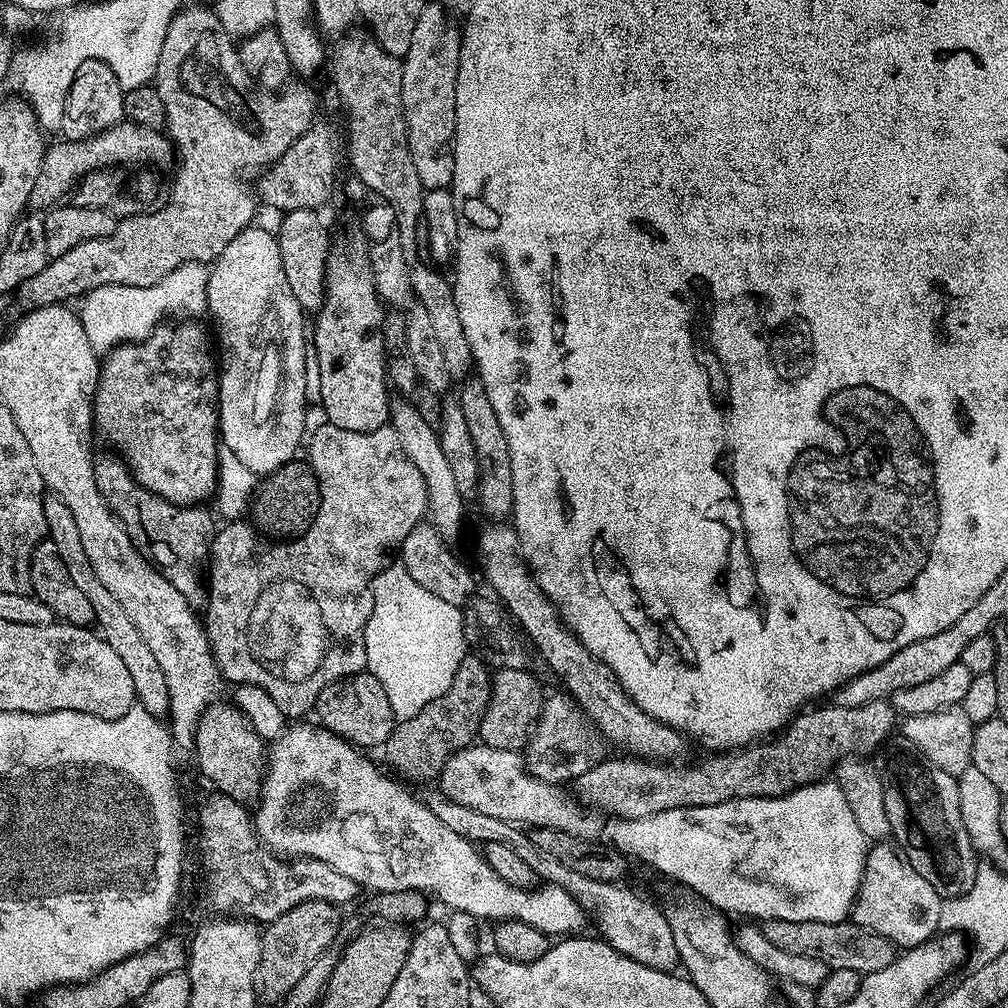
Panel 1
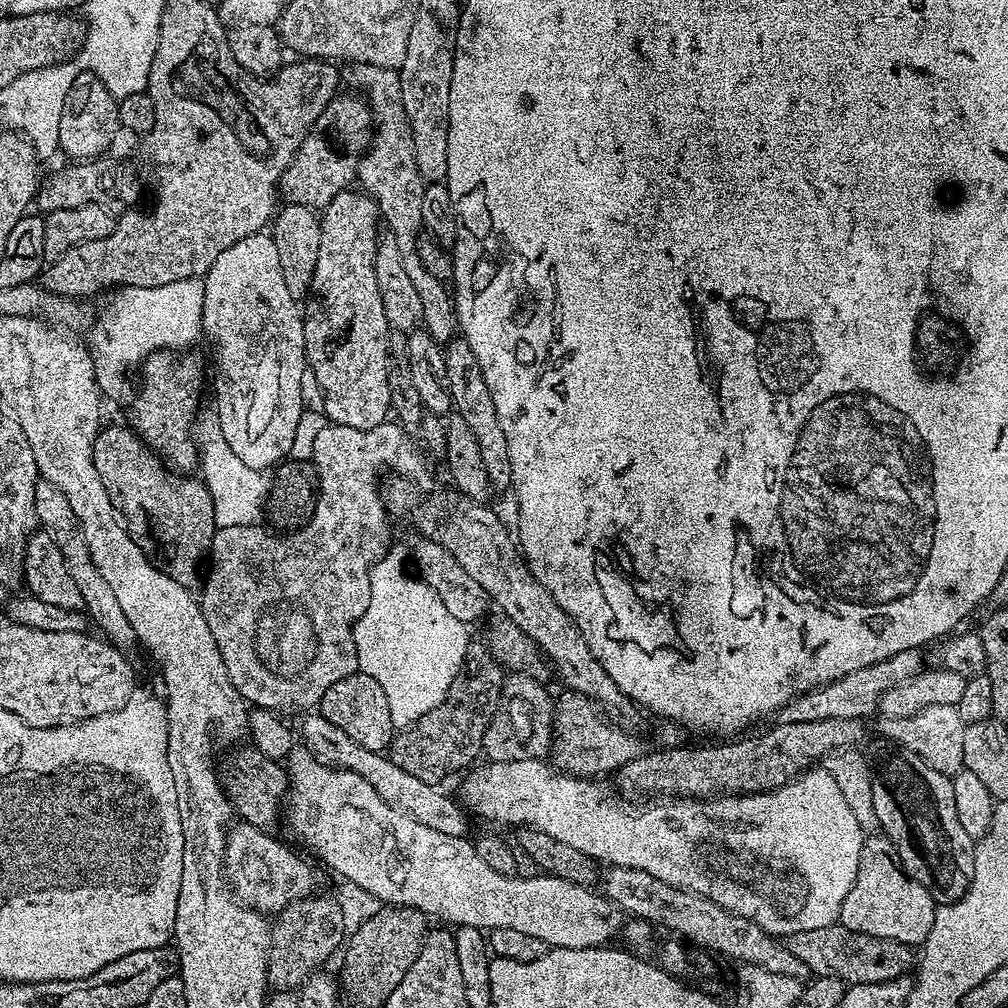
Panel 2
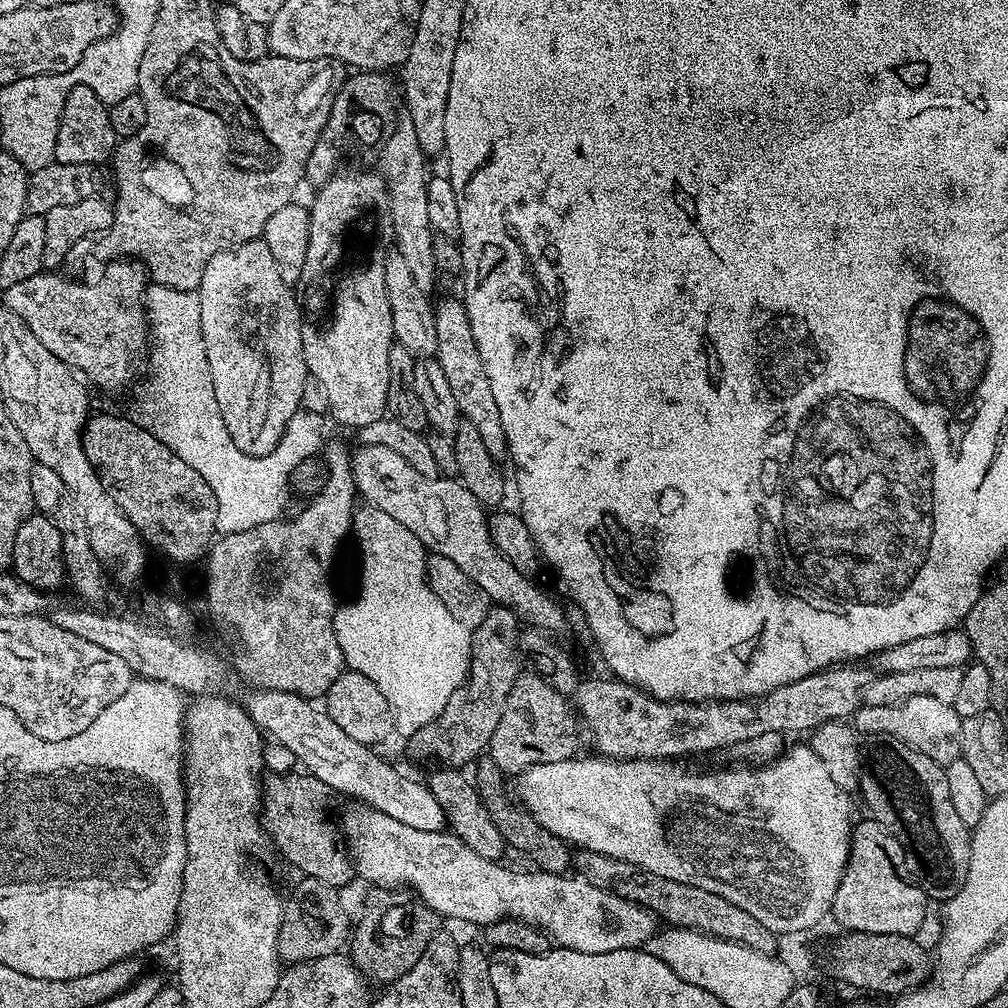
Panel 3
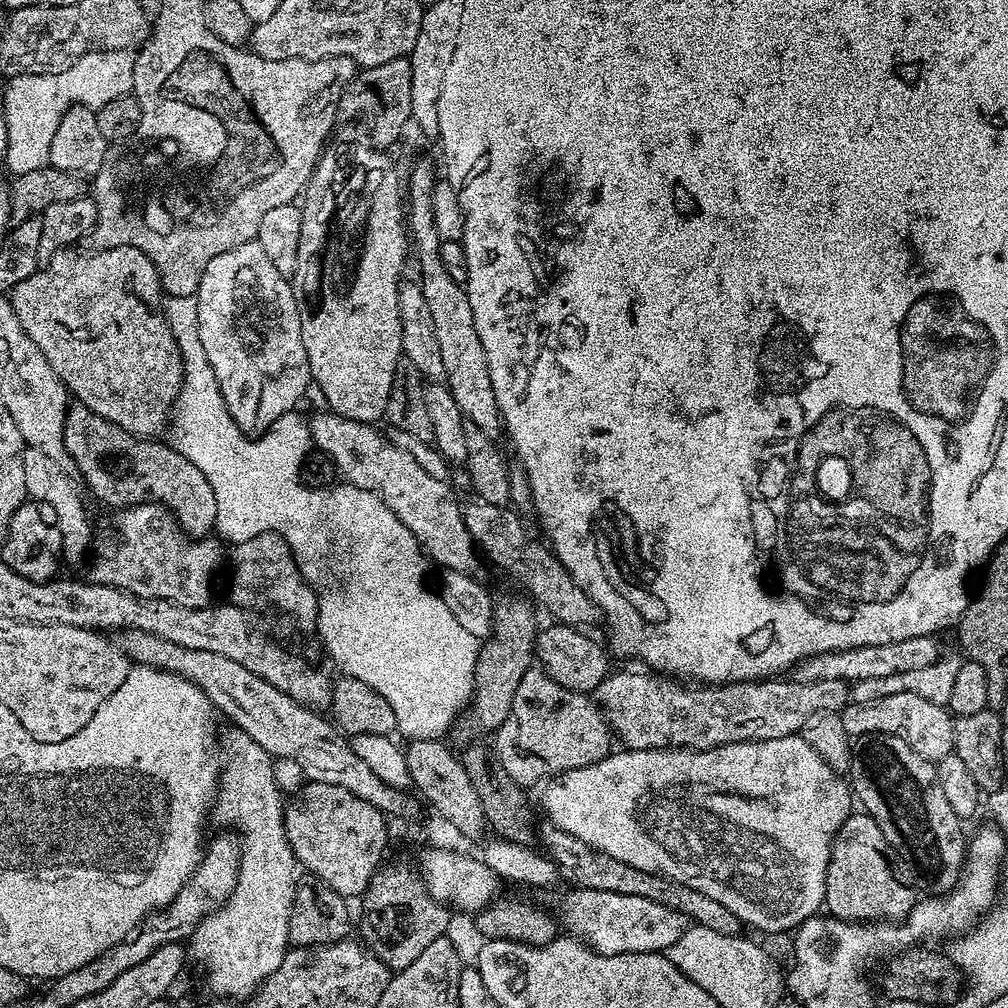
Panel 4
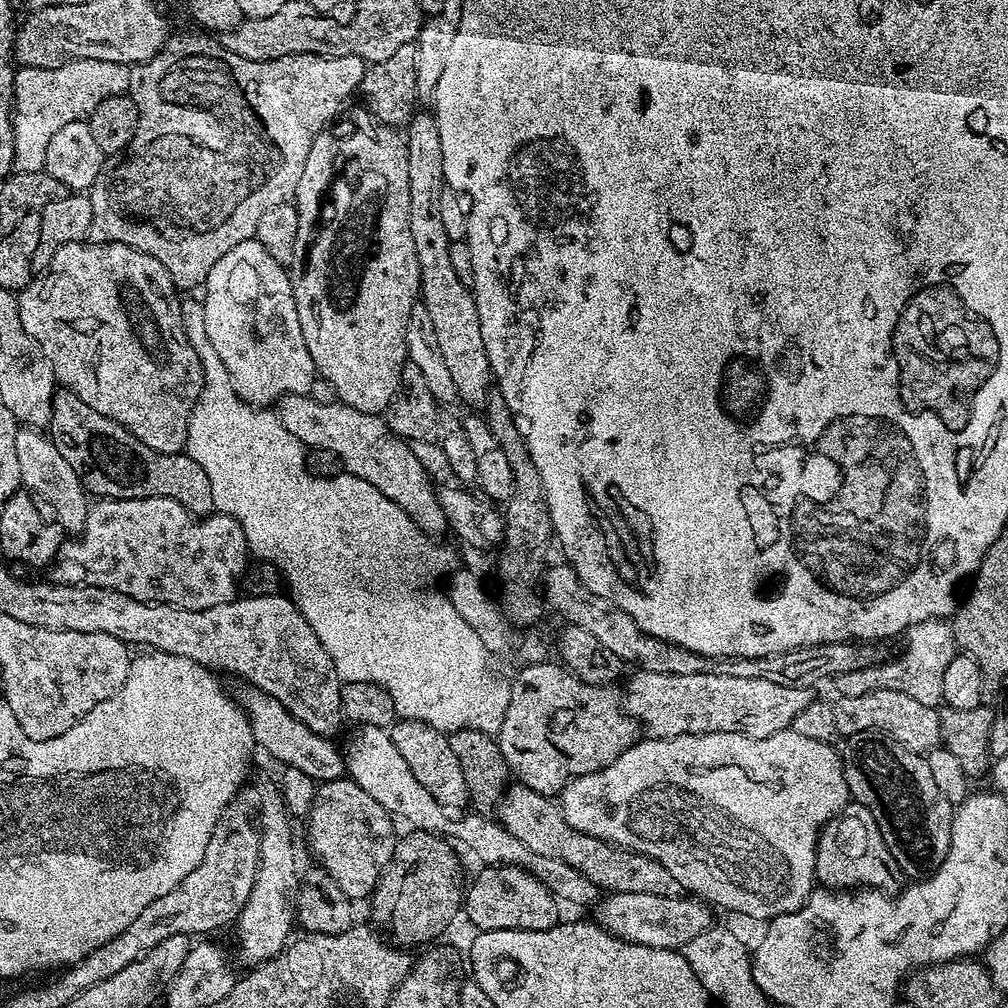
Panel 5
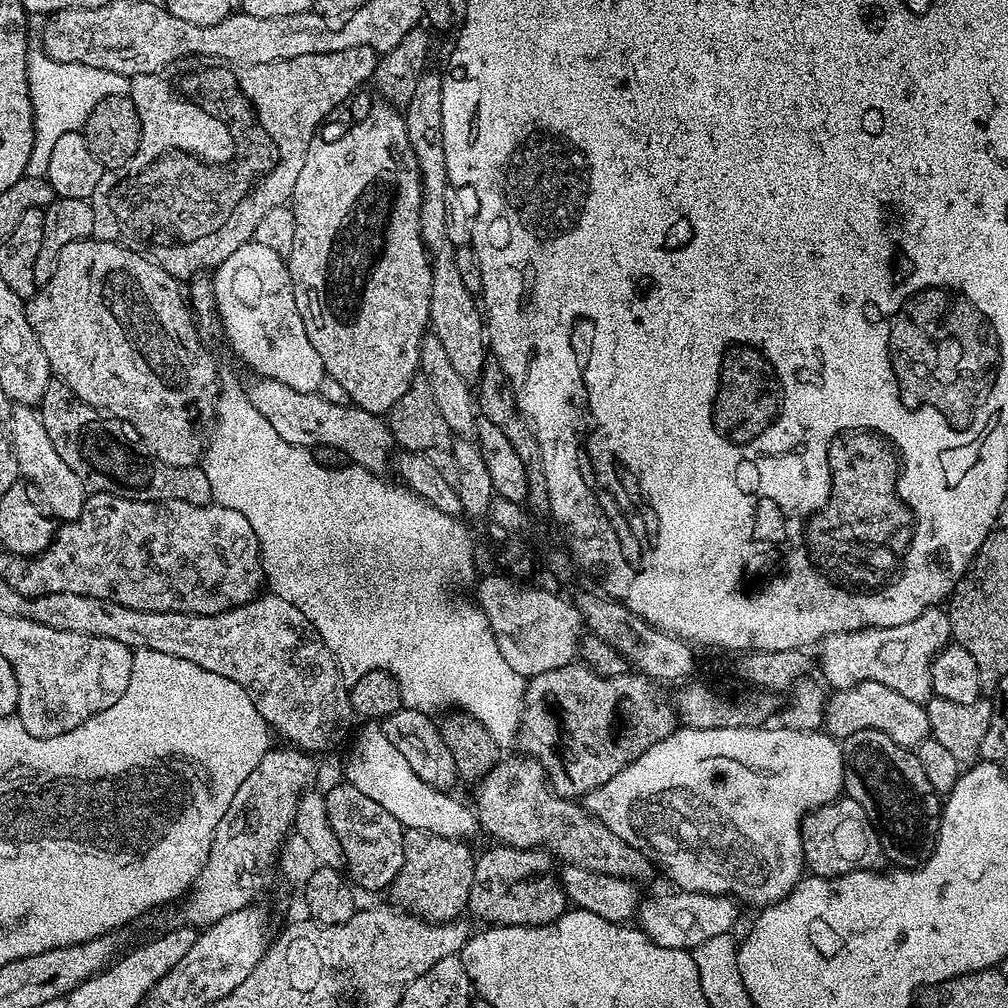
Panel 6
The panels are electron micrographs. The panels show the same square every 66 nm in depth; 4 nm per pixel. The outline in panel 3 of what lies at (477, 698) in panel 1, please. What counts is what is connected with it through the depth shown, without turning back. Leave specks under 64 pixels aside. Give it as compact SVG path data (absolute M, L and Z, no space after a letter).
M489 607L486 618L472 633L472 655L468 665L468 679L450 694L441 707L440 713L422 730L407 737L408 748L424 760L433 756L436 762L449 768L463 769L463 764L471 765L487 749L502 710L506 710L506 698L510 698L510 686L522 675L521 653L518 651L518 637L522 631L522 621L509 608Z

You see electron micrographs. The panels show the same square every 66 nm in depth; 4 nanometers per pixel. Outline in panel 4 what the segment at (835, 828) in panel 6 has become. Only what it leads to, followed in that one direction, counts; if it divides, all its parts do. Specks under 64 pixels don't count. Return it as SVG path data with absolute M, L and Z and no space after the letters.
M863 810L853 811L846 818L844 825L836 831L836 837L832 840L830 860L826 866L826 890L824 891L823 907L827 915L836 916L840 920L849 922L899 922L910 914L910 910L918 902L918 895L912 888L904 885L896 864L901 863L900 856L886 842L886 834L878 830L878 822L870 818Z

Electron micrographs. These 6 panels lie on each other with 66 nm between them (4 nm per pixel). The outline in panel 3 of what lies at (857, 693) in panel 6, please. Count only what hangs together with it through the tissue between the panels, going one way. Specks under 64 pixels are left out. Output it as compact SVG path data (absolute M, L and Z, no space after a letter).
M911 696L890 706L870 706L864 704L851 717L850 723L857 733L868 736L889 736L906 742L918 754L926 754L934 763L947 766L961 759L962 720L952 704L929 696Z

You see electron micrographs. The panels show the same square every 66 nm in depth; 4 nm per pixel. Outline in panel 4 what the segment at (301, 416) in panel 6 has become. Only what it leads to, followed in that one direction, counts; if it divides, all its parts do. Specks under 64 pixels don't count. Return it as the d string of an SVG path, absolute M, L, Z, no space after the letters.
M331 410L316 412L312 417L314 417L313 420L306 424L311 443L313 440L316 443L313 445L319 451L325 452L336 463L337 473L347 483L358 486L362 490L370 490L370 494L378 494L378 498L382 498L382 502L386 502L386 506L394 510L398 522L402 522L402 526L406 526L406 530L414 534L414 538L420 543L431 563L433 560L434 563L441 564L441 569L444 570L458 570L469 574L479 573L480 564L476 561L478 547L472 540L470 530L467 529L464 521L462 504L456 501L456 496L452 493L451 486L447 484L449 482L447 479L434 474L426 474L426 470L418 466L418 458L414 458L412 452L402 450L402 446L394 443L385 433L383 436L378 430L379 427L347 420Z

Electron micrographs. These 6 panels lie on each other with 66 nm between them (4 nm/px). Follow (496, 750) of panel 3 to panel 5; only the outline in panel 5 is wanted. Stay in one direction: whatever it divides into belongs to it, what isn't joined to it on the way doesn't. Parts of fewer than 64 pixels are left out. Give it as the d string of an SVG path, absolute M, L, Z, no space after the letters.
M532 662L511 681L510 706L498 733L502 758L506 758L509 773L519 783L555 797L571 780L582 774L594 774L618 759L638 739L638 725L628 715L625 705L616 697L616 688L603 684L587 684L559 663Z

